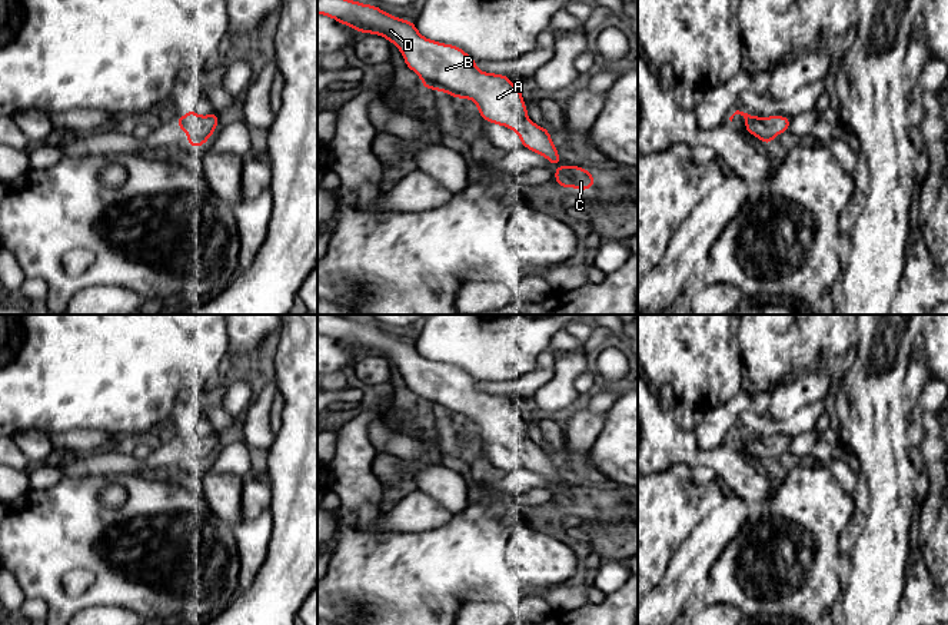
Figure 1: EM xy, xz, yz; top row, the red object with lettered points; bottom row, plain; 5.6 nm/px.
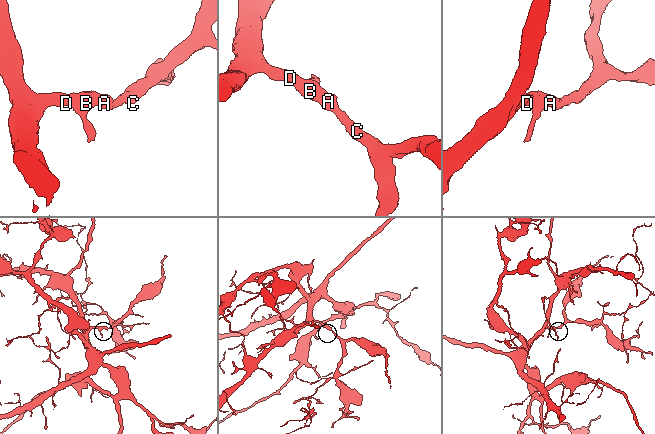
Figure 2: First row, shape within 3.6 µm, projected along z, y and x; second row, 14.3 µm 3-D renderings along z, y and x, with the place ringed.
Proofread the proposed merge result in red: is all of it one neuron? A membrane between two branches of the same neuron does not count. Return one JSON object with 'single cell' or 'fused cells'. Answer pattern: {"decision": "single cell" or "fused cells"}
{"decision": "single cell"}

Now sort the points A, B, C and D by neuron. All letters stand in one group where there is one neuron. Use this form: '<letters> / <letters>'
A B C D

